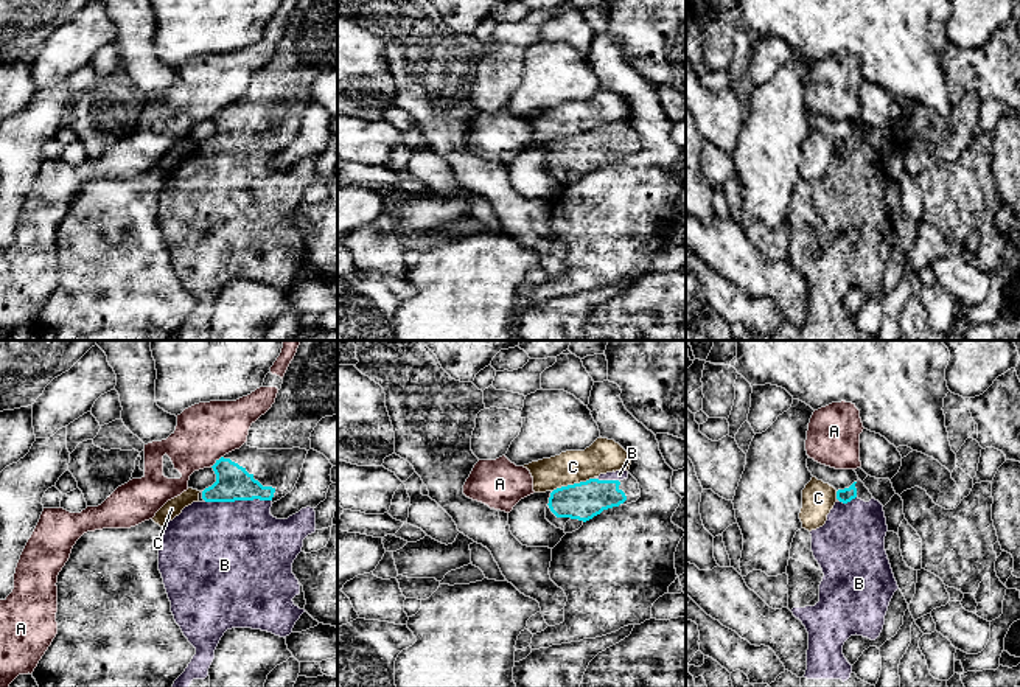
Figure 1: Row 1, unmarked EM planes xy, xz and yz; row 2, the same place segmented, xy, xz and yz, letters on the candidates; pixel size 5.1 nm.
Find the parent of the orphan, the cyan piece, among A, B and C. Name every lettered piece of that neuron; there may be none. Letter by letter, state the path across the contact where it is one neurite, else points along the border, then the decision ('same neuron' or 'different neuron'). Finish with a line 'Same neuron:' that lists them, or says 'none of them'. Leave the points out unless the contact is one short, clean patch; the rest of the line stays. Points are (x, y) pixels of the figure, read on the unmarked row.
A: along xy (223, 108), (212, 118) | different neuron
B: across xy (234, 134), (238, 151), (238, 199) | same neuron
C: along xz (593, 129), (557, 139), (552, 143) | different neuron
Same neuron: B

